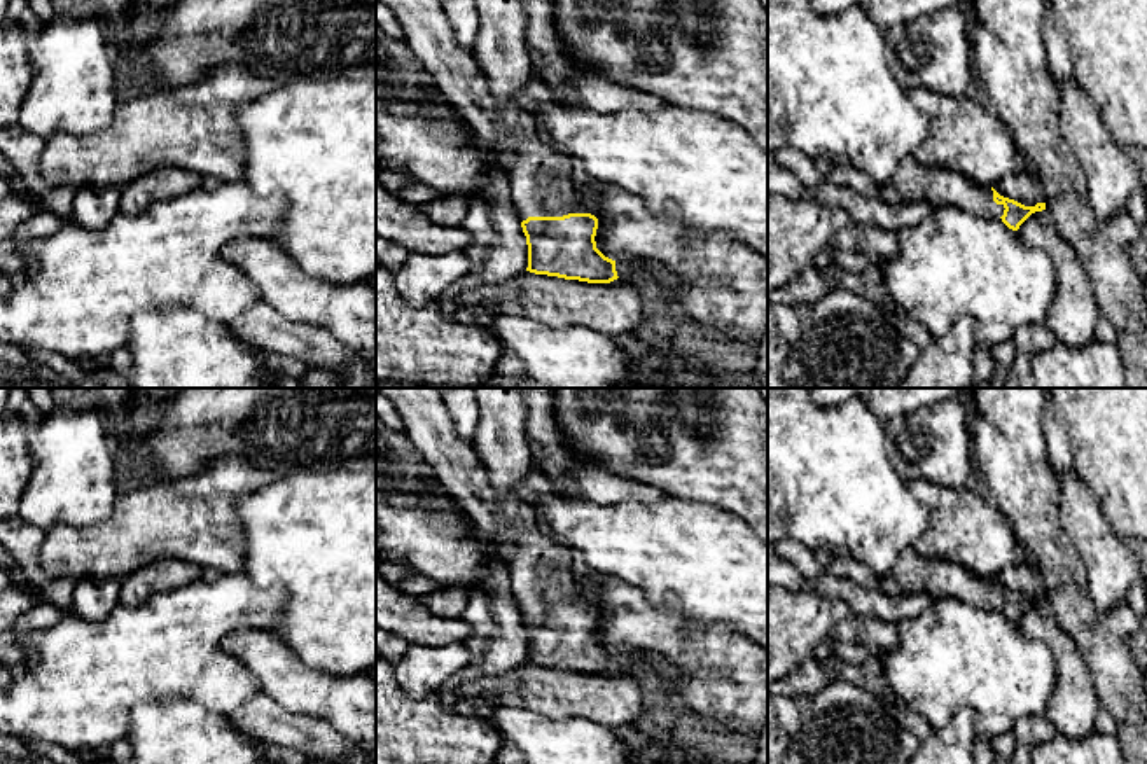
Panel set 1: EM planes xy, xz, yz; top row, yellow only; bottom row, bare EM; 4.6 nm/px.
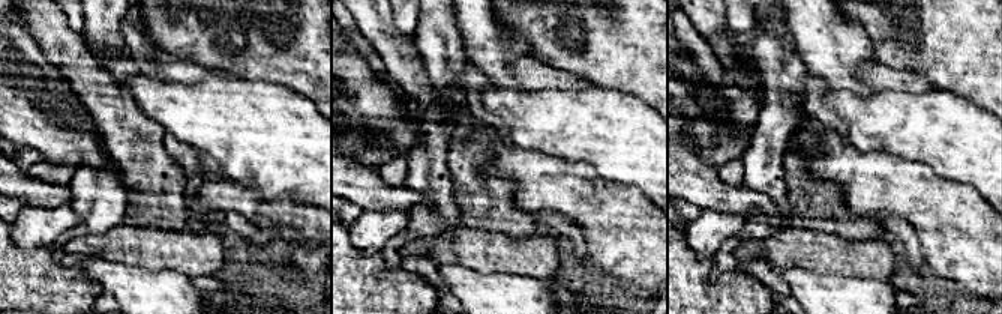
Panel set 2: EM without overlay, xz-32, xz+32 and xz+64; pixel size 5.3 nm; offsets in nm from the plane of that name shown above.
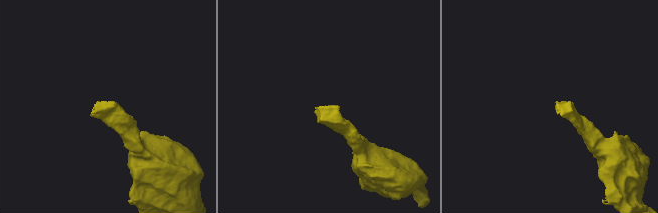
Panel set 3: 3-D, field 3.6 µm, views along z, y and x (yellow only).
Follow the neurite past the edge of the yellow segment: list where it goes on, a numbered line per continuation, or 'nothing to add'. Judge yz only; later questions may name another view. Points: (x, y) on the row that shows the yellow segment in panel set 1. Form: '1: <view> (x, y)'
1: yz (913, 180)

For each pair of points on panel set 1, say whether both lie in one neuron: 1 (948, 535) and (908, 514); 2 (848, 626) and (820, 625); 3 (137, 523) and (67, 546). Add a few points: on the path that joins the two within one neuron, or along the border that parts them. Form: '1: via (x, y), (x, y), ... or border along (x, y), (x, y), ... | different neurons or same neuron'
1: border along (908, 488), (927, 509), (927, 530), (913, 548) | different neurons
2: border along (854, 612), (836, 626), (831, 637) | different neurons
3: via (119, 541), (114, 546), (84, 546) | same neuron

